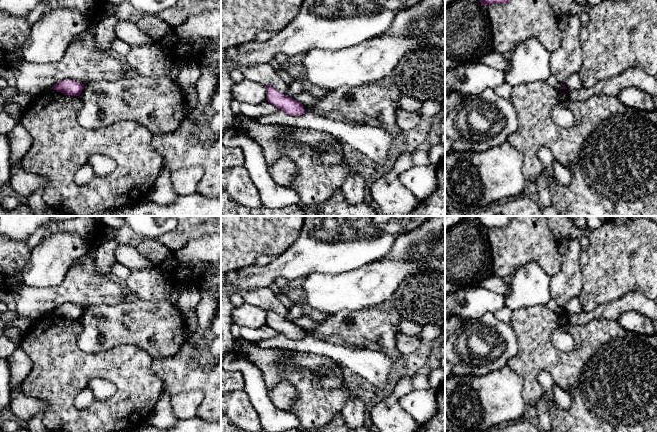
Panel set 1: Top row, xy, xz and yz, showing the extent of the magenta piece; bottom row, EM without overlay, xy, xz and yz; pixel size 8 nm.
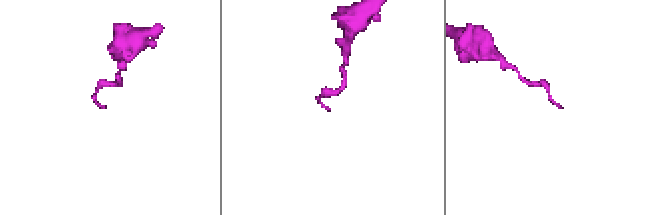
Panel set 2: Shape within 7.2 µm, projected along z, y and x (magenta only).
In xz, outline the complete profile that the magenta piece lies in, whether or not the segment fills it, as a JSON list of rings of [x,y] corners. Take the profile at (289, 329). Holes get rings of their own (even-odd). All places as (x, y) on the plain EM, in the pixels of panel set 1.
[[[273,310],[266,311],[266,324],[288,339],[300,340],[305,337],[303,328],[292,321],[286,320]]]

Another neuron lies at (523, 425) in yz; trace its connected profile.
[[[521,419],[517,422],[511,422],[506,425],[500,425],[490,430],[482,432],[542,432],[538,426],[534,425],[531,421]]]

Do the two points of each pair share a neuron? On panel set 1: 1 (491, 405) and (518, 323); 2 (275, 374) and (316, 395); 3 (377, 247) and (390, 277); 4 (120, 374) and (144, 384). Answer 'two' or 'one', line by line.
1: two
2: one
3: two
4: one

